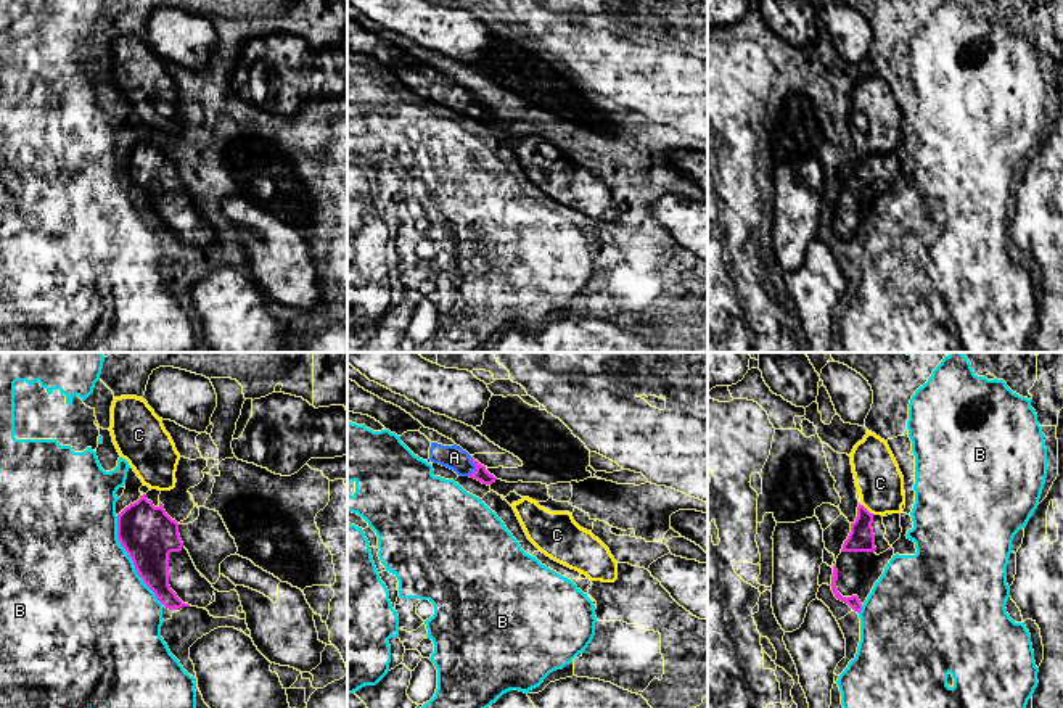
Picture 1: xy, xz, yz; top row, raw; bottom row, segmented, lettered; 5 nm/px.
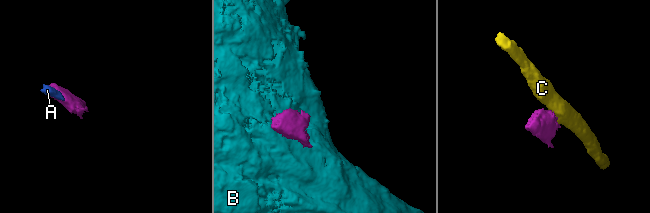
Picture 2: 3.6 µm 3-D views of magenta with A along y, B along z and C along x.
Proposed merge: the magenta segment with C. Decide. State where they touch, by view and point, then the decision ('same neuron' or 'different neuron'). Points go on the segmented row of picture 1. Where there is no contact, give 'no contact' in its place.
yz (865, 509) | different neuron

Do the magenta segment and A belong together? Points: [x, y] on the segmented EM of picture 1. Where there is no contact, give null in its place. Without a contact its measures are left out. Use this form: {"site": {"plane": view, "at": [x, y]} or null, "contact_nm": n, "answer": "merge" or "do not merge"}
{"site": {"plane": "xz", "at": [476, 467]}, "contact_nm": 100, "answer": "merge"}

